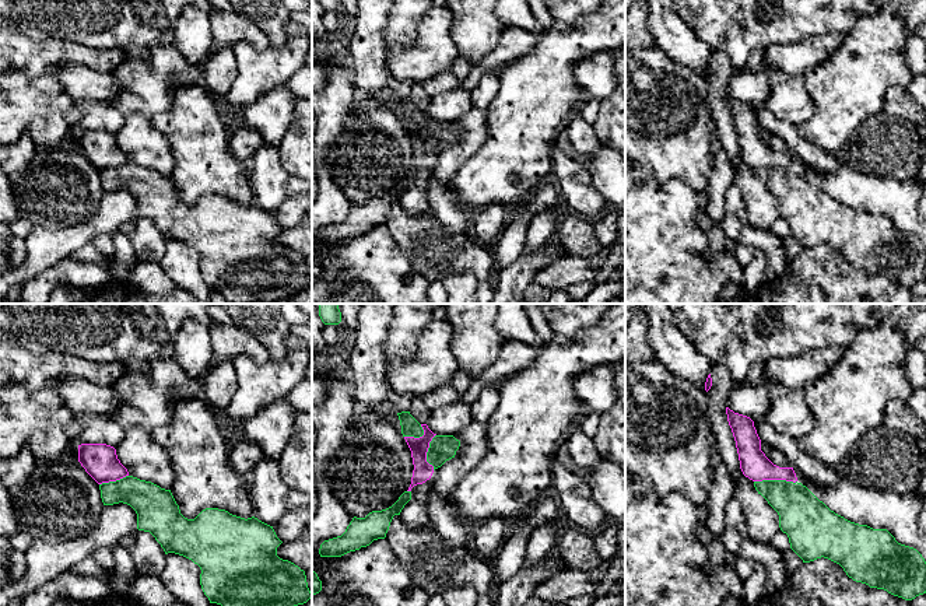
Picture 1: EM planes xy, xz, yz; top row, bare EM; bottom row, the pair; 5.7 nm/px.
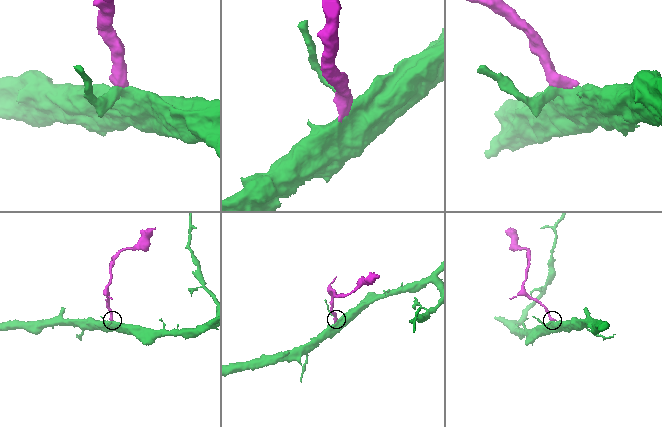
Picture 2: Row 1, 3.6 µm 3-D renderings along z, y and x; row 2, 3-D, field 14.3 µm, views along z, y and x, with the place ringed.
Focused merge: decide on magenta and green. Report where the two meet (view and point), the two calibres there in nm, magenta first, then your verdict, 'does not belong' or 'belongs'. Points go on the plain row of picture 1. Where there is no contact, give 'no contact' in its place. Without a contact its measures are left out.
meets magenta in yz at (775, 165); 160 nm thick on the magenta side, 260 nm on the other; does not belong

